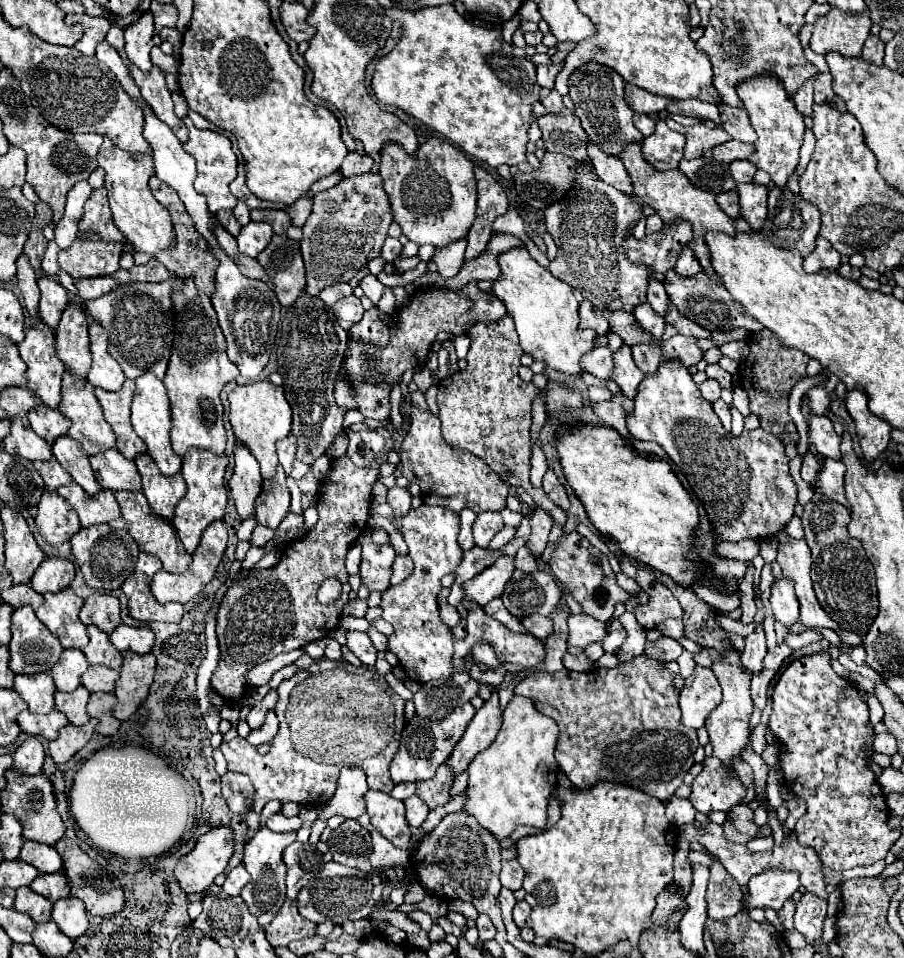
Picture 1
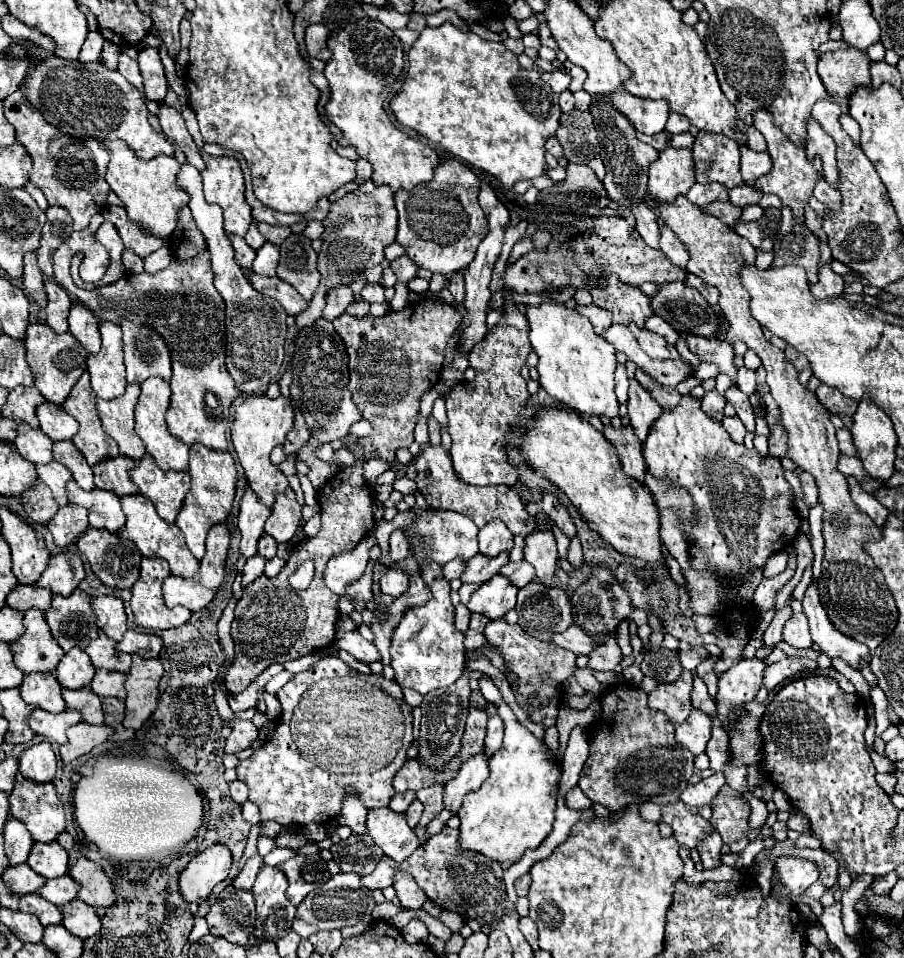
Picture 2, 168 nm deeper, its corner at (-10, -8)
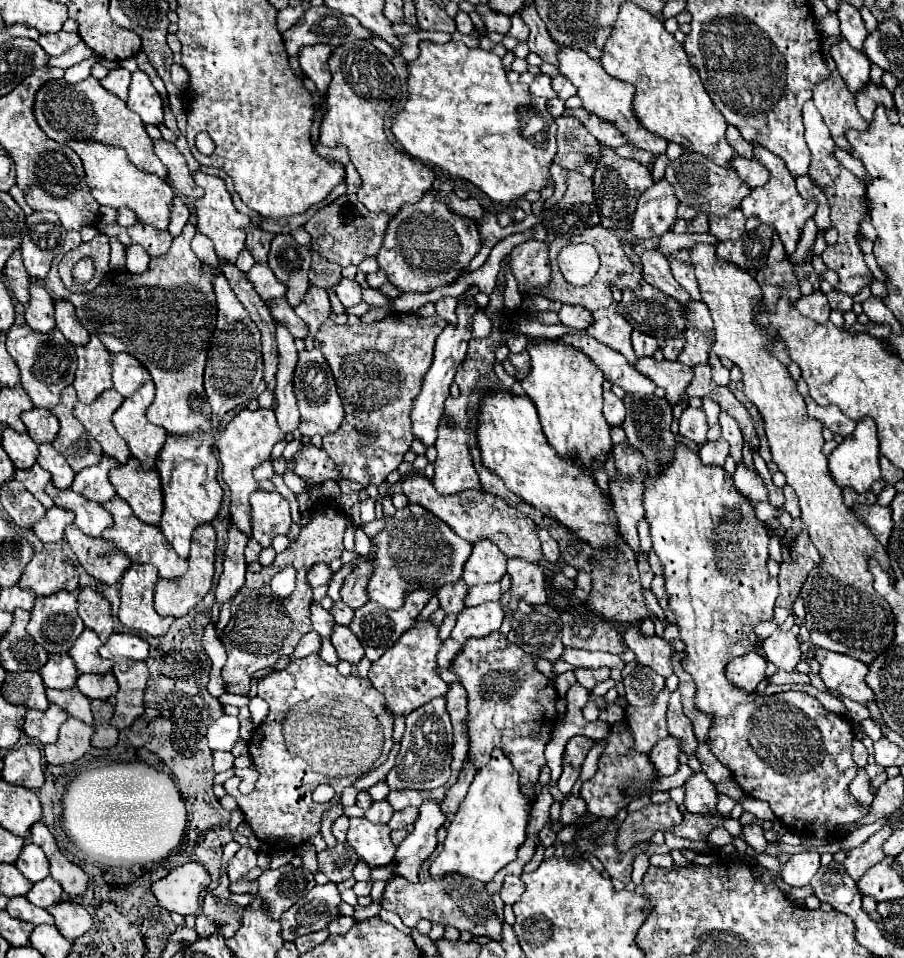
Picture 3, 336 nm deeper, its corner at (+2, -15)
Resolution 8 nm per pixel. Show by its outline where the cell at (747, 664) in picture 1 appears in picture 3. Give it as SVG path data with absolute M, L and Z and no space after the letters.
M797 518L793 520L791 528L785 532L783 540L783 562L779 572L779 598L775 602L775 614L773 622L783 624L785 618L791 612L791 606L795 598L799 596L799 590L809 574L809 570L819 562L819 552L813 546L813 542L807 536L805 524Z

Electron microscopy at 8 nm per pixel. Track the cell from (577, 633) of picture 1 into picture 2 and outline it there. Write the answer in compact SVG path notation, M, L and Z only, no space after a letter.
M605 635L599 647L589 655L587 667L593 671L613 671L621 663L621 649L615 635Z

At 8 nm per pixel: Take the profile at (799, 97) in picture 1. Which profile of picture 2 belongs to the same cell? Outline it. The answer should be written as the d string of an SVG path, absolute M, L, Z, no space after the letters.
M809 121L809 145L805 147L805 153L809 161L815 161L817 157L823 161L823 173L829 185L837 189L839 185L839 171L837 171L837 159L835 159L835 141L819 127L815 121Z

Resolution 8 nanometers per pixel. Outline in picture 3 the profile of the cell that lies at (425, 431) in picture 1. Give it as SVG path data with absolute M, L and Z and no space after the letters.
M411 472L411 474L403 476L401 490L409 498L411 504L419 504L419 506L427 508L431 514L435 514L439 520L449 524L461 538L469 540L471 544L475 544L479 538L487 536L499 546L499 550L507 558L517 556L517 558L529 560L529 562L537 562L541 558L541 546L539 546L539 538L535 532L533 520L523 516L519 510L511 508L499 496L493 496L483 490L465 490L463 496L457 496L457 494L441 496L433 488L433 482L421 472Z

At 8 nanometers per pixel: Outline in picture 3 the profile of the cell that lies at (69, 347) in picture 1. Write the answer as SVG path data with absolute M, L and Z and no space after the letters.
M55 300L55 326L71 340L71 344L81 346L89 342L89 332L75 316L75 308L67 300Z

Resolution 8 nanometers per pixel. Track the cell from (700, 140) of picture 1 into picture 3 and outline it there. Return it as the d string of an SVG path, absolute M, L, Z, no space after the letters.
M685 152L677 160L673 160L667 166L665 180L671 182L671 186L675 188L675 196L679 198L681 204L695 206L699 208L699 212L715 216L725 216L731 208L737 208L751 190L745 184L741 184L733 168L721 168L713 164L707 156L701 156L701 152Z

